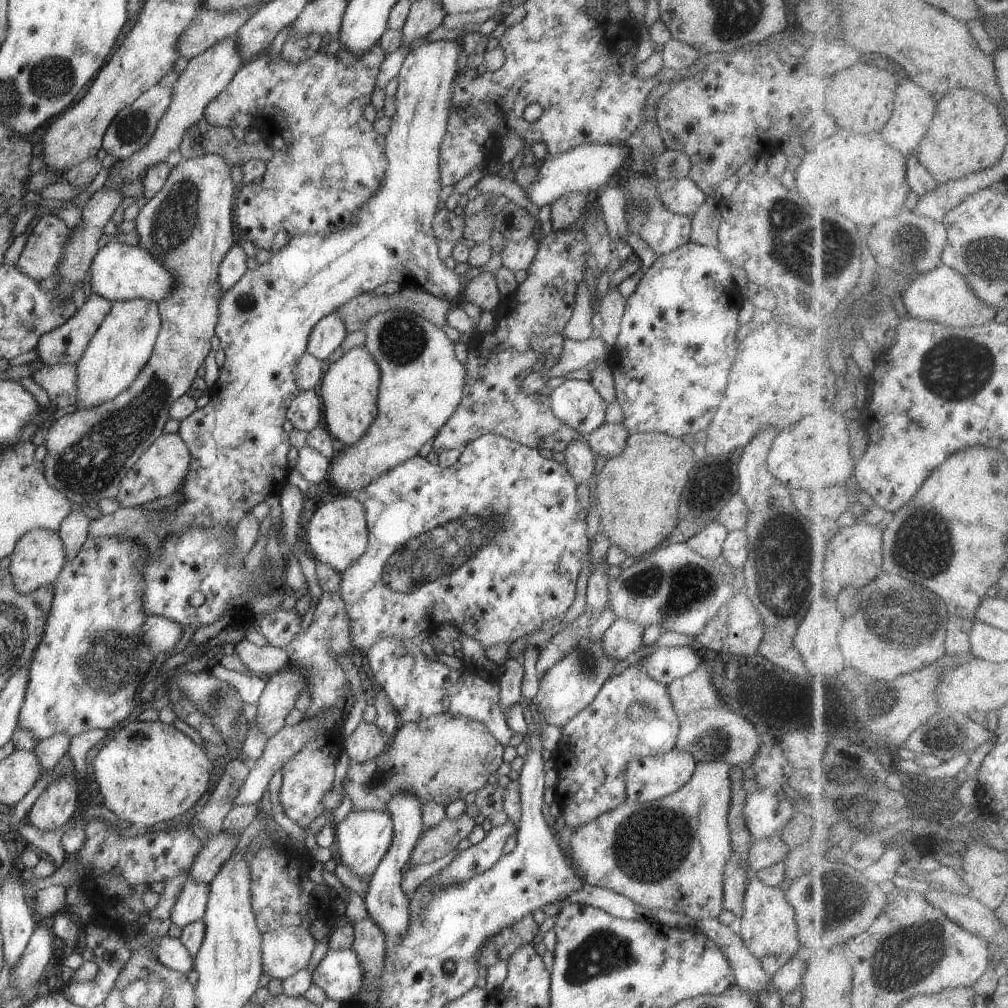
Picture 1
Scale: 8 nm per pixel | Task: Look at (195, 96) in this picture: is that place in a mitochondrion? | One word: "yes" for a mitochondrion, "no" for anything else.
no

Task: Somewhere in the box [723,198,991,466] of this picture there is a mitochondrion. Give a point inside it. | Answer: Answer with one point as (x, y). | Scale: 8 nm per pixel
(913, 241)

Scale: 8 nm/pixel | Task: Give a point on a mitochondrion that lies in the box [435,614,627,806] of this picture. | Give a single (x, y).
(586, 662)

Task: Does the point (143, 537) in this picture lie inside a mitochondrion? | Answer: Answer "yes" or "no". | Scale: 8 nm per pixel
no

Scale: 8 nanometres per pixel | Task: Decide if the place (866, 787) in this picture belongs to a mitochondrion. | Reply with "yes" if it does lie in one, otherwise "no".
yes

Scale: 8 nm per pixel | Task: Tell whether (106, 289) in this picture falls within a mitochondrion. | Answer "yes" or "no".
no

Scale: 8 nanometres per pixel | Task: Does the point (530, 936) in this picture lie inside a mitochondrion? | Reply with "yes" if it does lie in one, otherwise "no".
no

